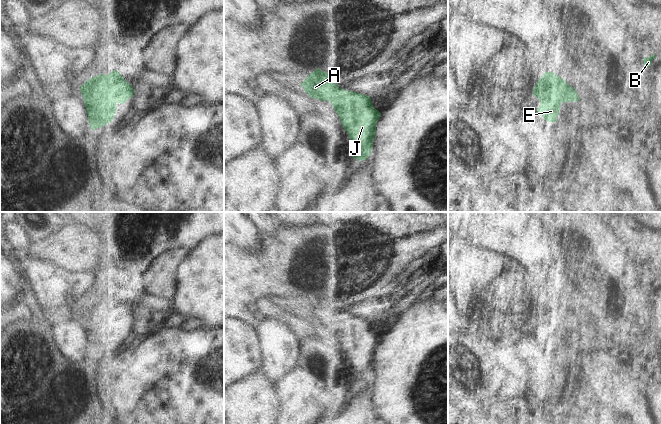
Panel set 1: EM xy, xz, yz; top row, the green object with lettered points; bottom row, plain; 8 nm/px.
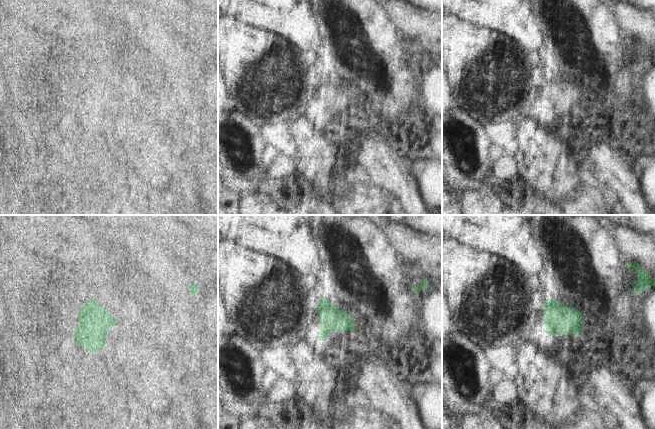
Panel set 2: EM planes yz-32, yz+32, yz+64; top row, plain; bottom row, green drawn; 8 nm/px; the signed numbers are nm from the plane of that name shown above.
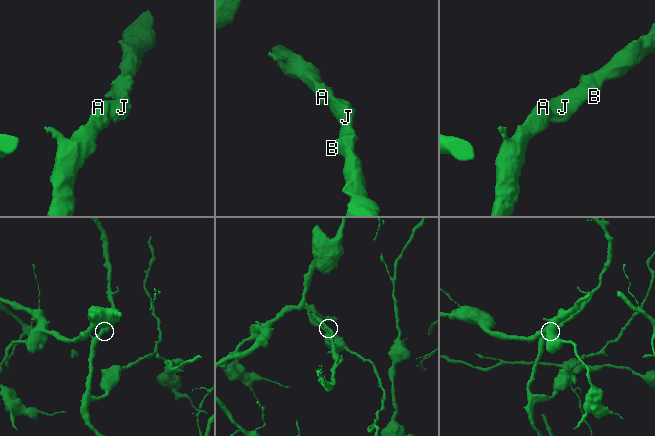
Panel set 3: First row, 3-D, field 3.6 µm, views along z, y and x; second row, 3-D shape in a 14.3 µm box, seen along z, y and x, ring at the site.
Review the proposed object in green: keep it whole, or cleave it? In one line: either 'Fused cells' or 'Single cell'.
Single cell.

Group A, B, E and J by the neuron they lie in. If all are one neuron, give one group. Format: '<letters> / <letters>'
A B E J

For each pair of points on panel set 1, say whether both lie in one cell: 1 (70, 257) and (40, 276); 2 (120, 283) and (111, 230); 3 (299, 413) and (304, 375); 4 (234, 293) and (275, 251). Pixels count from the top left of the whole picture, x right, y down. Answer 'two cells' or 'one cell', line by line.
1: two cells
2: one cell
3: one cell
4: one cell

